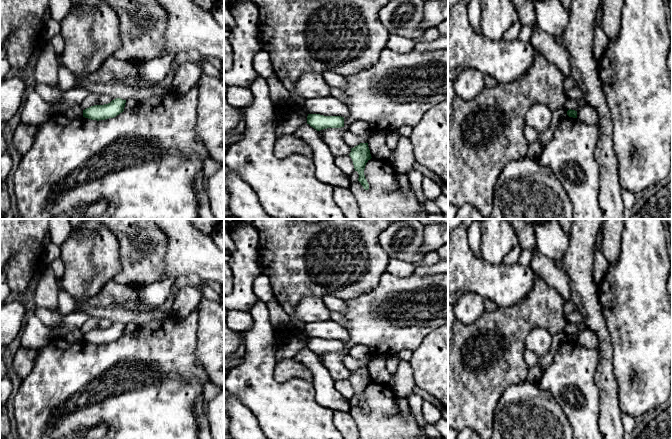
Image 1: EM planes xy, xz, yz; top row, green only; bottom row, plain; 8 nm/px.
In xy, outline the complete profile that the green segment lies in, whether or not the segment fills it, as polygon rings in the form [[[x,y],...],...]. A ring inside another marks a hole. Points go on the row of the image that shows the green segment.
[[[116,98],[108,104],[94,105],[83,110],[83,117],[91,120],[114,118],[124,111],[126,100]]]

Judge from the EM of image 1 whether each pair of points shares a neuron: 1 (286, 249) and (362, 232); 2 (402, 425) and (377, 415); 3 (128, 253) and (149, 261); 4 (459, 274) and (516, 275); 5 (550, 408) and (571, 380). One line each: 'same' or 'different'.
1: same
2: same
3: same
4: same
5: different

